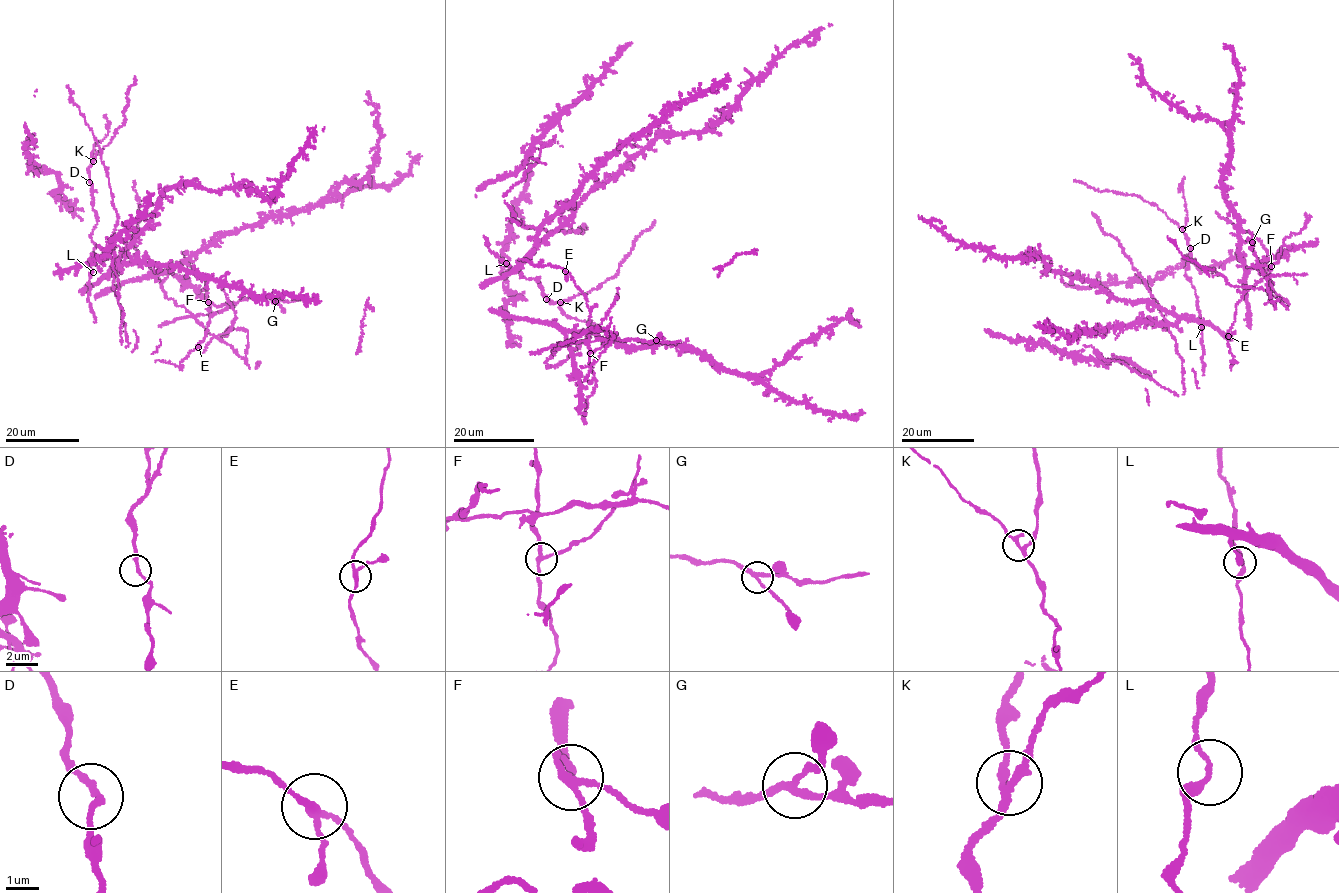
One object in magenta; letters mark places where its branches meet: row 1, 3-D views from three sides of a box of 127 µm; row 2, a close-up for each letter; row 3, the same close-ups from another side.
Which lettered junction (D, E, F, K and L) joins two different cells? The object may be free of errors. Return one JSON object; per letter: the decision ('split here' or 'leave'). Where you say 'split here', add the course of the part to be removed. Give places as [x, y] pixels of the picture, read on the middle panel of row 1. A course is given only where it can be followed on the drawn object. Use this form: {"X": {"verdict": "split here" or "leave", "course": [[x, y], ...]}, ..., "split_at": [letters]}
{"D": {"verdict": "leave"}, "E": {"verdict": "leave"}, "F": {"verdict": "split here"}, "K": {"verdict": "leave"}, "L": {"verdict": "leave"}, "split_at": ["F"]}

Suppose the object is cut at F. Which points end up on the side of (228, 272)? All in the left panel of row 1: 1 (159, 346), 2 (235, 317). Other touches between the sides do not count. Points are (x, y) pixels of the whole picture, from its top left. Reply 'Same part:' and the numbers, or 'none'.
Same part: 1

